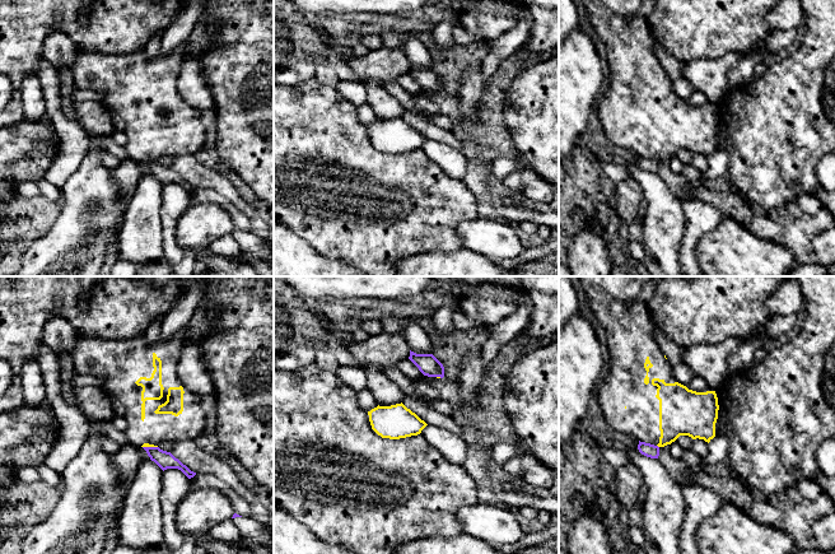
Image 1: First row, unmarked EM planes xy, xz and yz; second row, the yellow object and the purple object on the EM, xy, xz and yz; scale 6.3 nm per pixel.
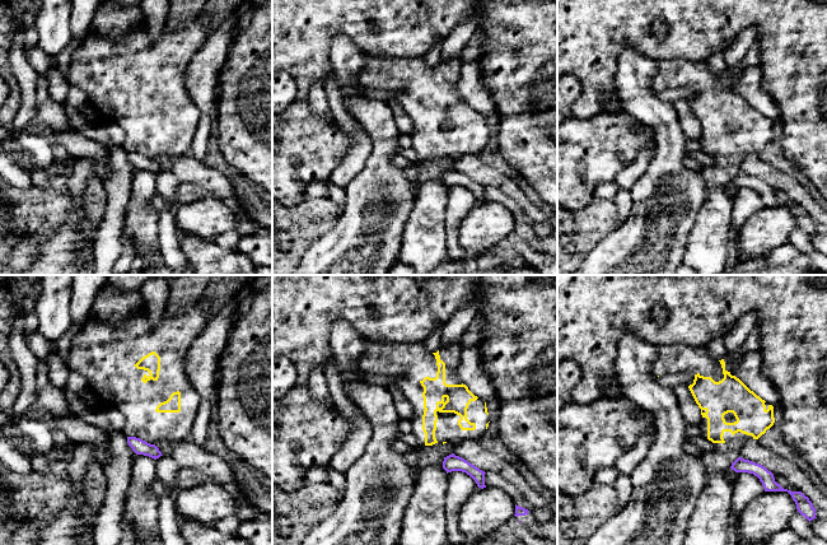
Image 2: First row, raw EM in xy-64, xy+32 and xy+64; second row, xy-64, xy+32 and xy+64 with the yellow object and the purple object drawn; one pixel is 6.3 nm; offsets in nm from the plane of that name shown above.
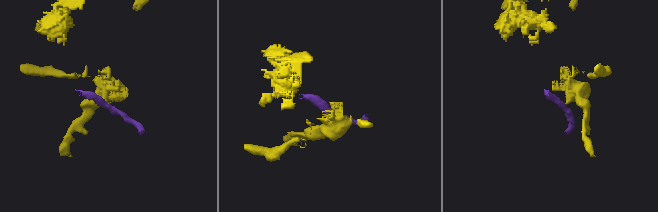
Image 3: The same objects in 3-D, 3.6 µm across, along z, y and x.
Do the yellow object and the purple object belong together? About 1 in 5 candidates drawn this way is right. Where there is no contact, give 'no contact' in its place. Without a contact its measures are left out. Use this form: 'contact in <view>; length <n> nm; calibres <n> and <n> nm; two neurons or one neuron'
contact in xy; length 100 nm; calibres 30 and 110 nm; two neurons

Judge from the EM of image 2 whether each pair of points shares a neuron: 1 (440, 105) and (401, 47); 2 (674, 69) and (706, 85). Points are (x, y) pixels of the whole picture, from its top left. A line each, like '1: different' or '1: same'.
1: different
2: same

